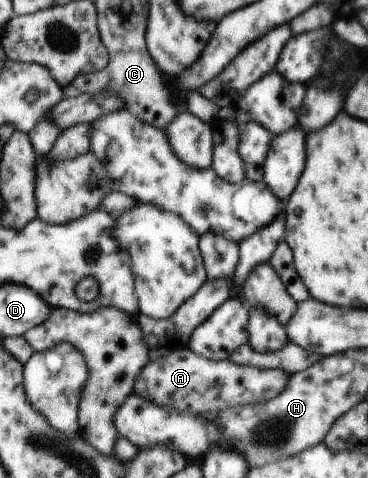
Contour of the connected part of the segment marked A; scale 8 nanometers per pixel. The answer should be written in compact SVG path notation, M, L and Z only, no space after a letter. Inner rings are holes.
M187 347L172 350L166 356L149 360L136 377L132 393L152 400L158 406L173 407L177 411L191 409L195 413L203 413L205 409L207 413L213 413L226 408L269 401L285 389L290 375L282 369L245 366L235 357L227 360L210 360L197 355ZM183 401L187 405L183 405Z

